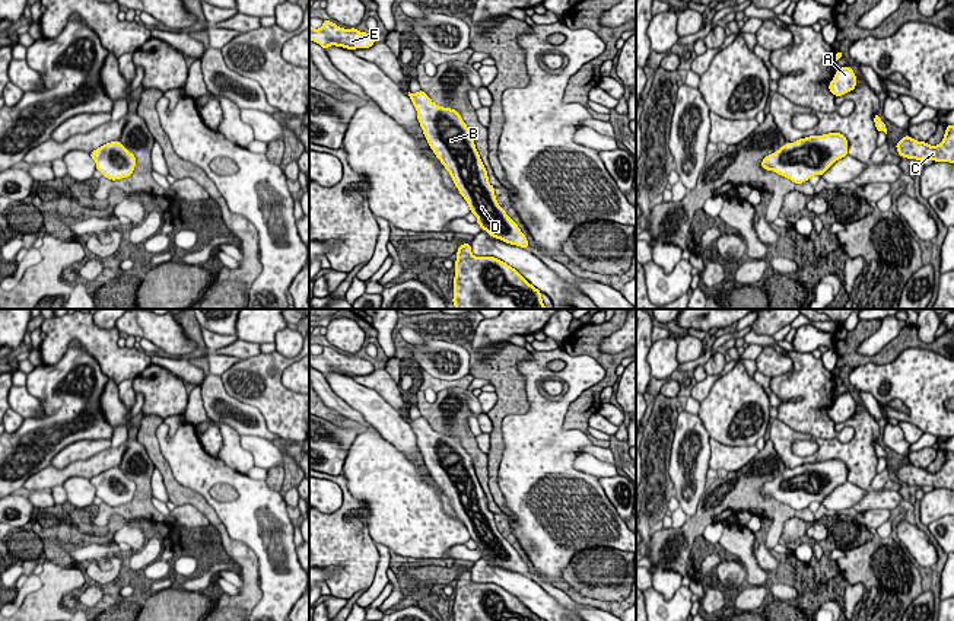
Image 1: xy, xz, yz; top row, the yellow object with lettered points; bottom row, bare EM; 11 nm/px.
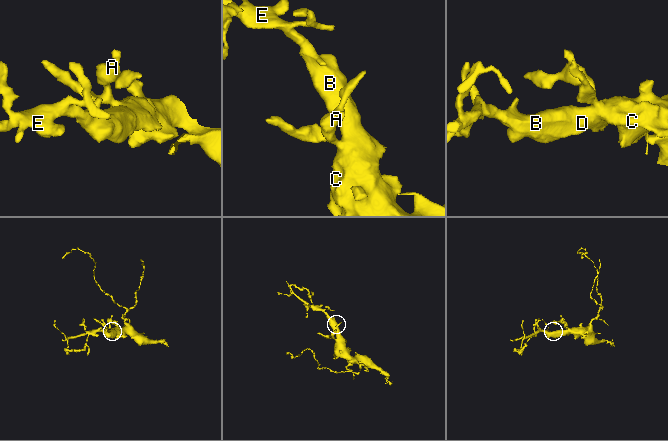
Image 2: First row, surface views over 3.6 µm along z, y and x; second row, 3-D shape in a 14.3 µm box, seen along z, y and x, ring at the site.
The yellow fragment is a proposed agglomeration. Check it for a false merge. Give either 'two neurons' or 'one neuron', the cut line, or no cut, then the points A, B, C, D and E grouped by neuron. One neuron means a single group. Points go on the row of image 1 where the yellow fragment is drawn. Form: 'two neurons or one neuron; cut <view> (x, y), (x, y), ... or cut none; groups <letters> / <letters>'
one neuron; cut none; groups A B C D E

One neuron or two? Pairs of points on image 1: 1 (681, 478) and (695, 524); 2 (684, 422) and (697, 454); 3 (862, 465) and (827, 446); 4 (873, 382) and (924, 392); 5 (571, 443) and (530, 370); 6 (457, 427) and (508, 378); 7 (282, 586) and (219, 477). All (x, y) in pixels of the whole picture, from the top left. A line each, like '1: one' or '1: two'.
1: two
2: one
3: one
4: one
5: one
6: two
7: one

